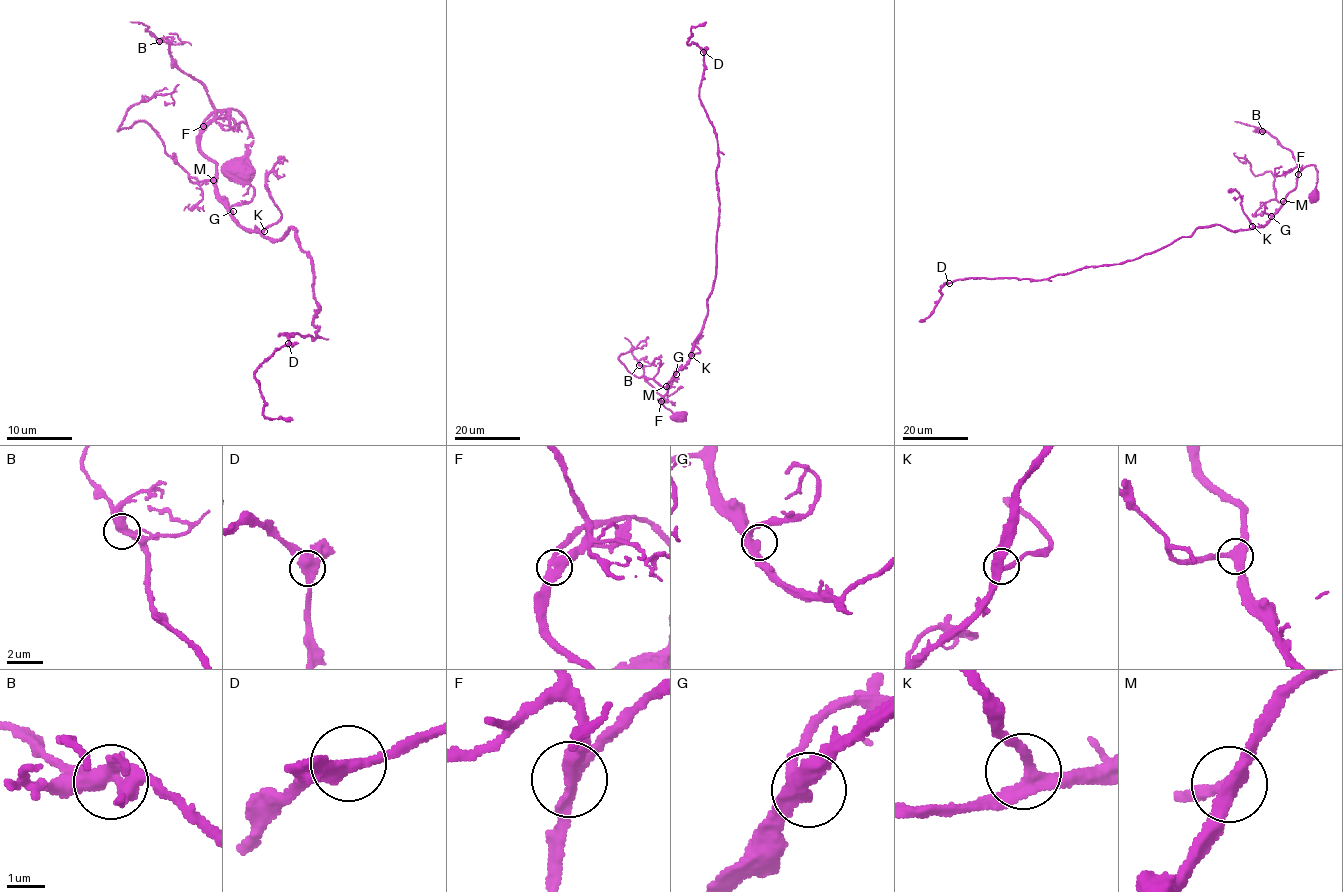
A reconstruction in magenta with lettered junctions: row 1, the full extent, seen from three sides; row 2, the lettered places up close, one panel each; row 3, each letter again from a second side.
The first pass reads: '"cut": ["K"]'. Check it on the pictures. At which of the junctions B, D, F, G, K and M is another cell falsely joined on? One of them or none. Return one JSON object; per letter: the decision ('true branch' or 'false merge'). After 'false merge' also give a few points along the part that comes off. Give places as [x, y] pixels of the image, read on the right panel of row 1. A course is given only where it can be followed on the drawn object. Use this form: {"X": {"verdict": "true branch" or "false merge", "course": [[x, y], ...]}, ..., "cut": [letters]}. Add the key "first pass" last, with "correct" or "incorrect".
{"B": {"verdict": "true branch"}, "D": {"verdict": "true branch"}, "F": {"verdict": "true branch"}, "G": {"verdict": "true branch"}, "K": {"verdict": "true branch"}, "M": {"verdict": "true branch"}, "cut": [], "first pass": "incorrect"}

